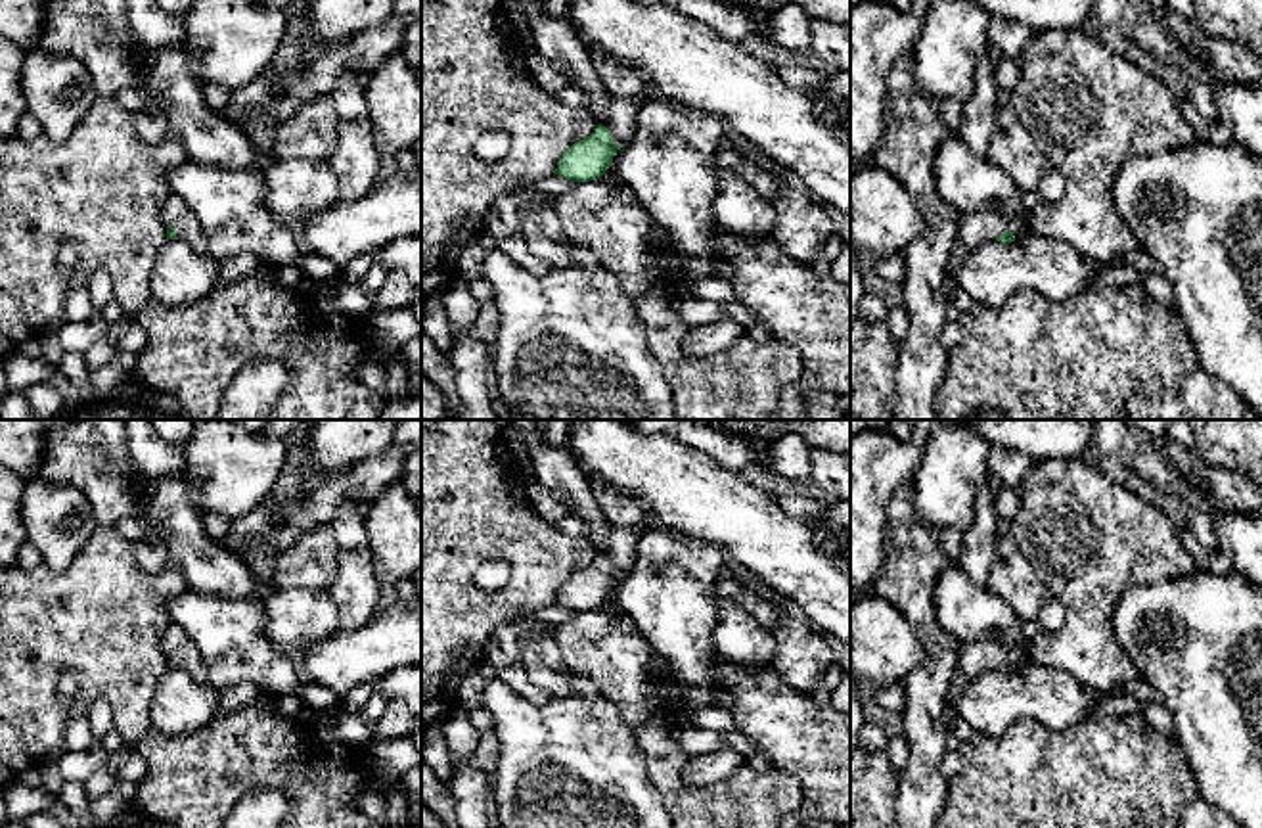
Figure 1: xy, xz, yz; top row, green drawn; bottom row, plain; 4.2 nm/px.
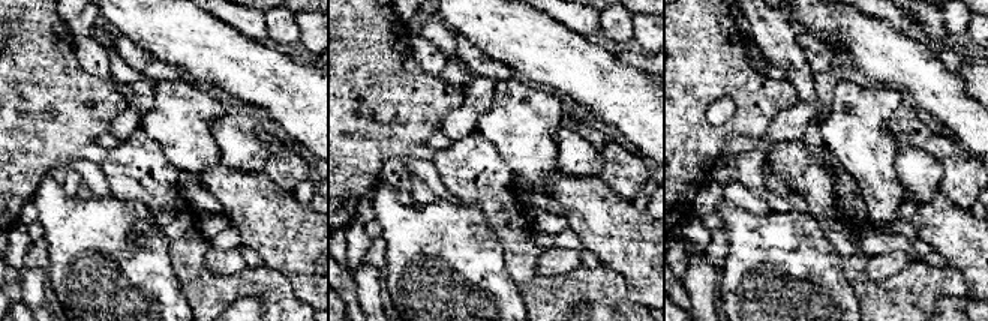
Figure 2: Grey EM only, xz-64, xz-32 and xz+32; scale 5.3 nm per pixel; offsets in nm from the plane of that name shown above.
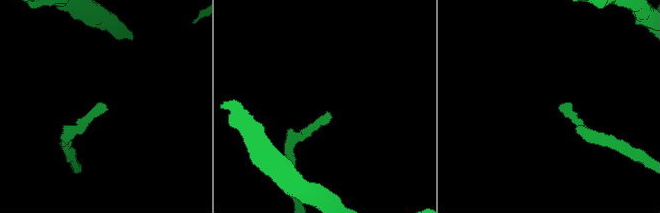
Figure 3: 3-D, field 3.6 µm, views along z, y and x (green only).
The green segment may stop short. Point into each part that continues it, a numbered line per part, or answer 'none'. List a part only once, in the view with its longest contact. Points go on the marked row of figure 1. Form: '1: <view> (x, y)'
1: xz (621, 119)

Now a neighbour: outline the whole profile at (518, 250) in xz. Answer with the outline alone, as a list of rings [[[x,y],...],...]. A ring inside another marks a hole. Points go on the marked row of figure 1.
[[[506,238],[498,240],[498,247],[519,266],[542,274],[546,272],[552,264],[538,259],[530,249],[527,240],[519,238]]]

